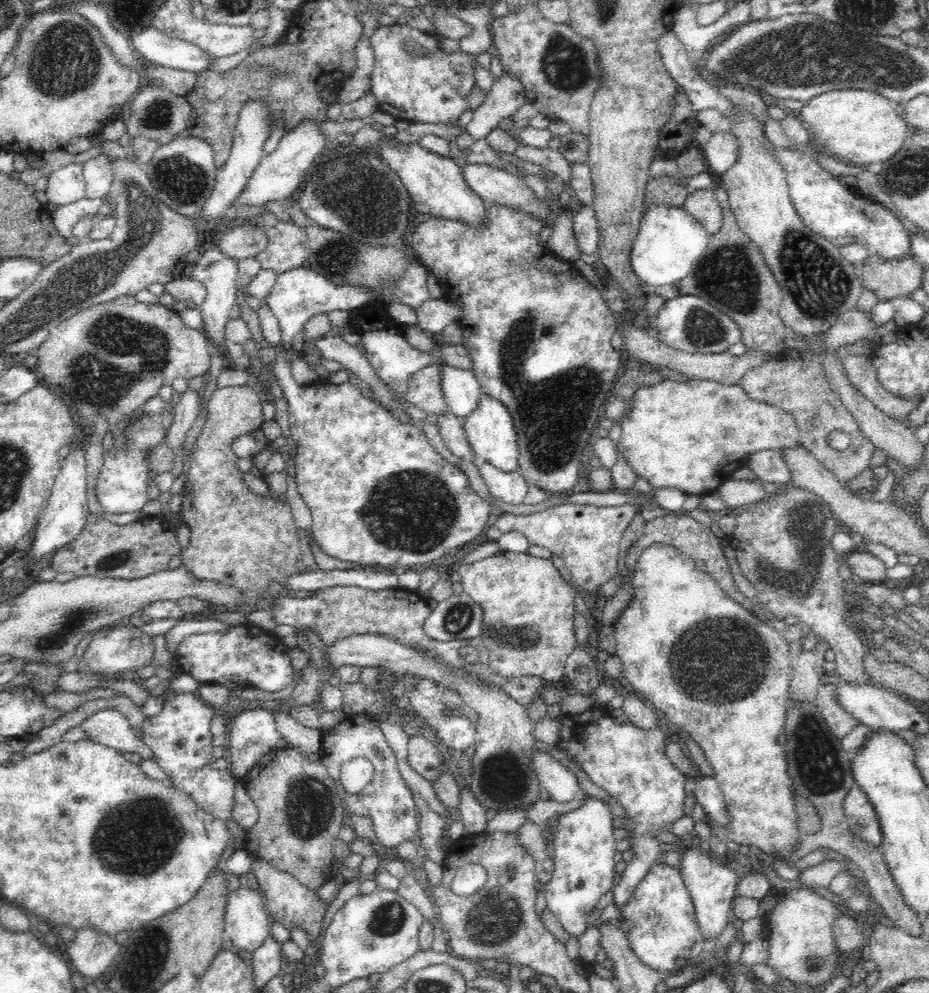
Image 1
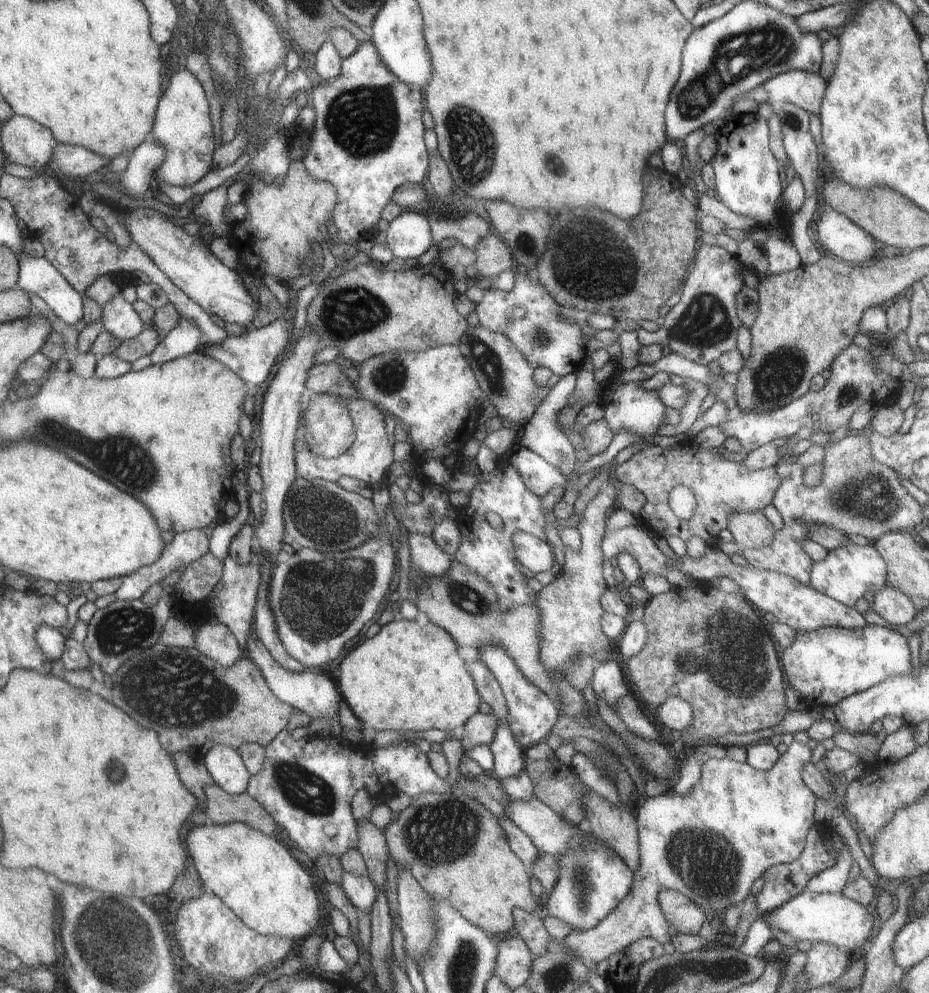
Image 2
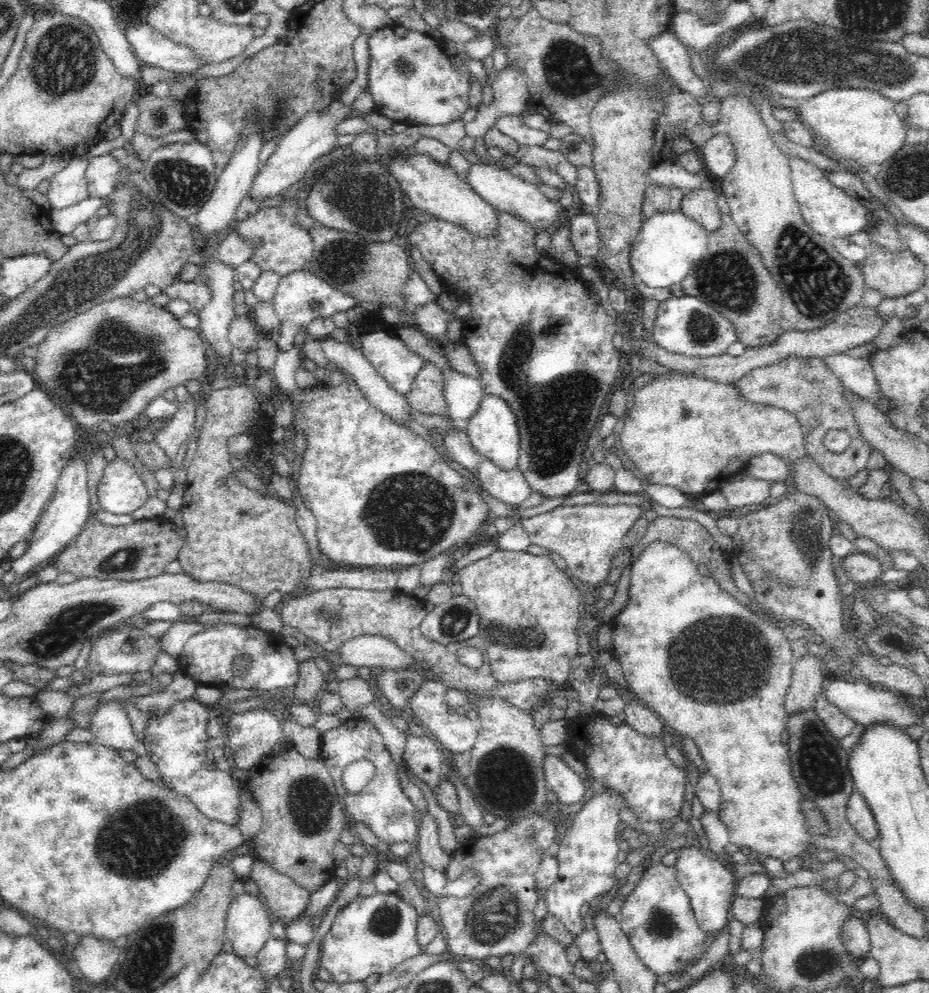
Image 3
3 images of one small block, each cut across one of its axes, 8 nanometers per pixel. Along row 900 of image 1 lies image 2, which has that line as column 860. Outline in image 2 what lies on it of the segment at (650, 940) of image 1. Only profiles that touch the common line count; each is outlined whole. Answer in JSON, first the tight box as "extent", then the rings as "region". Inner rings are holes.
{"extent":[782,625,912,709],"region":[[[868,625],[850,630],[847,628],[824,627],[810,632],[797,632],[792,646],[782,650],[783,667],[788,684],[798,690],[808,709],[825,705],[833,707],[850,695],[865,691],[890,677],[903,677],[912,671],[912,654],[907,636],[892,628]]]}

